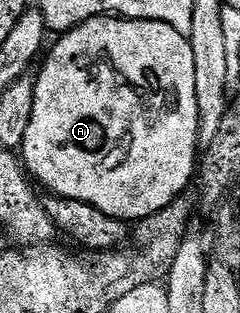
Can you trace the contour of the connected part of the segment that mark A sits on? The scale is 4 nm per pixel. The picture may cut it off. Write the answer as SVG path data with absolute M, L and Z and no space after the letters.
M94 17L83 25L77 25L57 38L54 50L46 57L42 70L36 73L34 102L28 131L20 150L20 160L35 182L47 185L55 198L83 201L98 208L105 216L118 218L121 222L137 223L151 217L179 200L196 177L196 162L200 157L198 143L198 108L196 107L196 59L192 55L187 34L155 21L132 21L120 17Z

